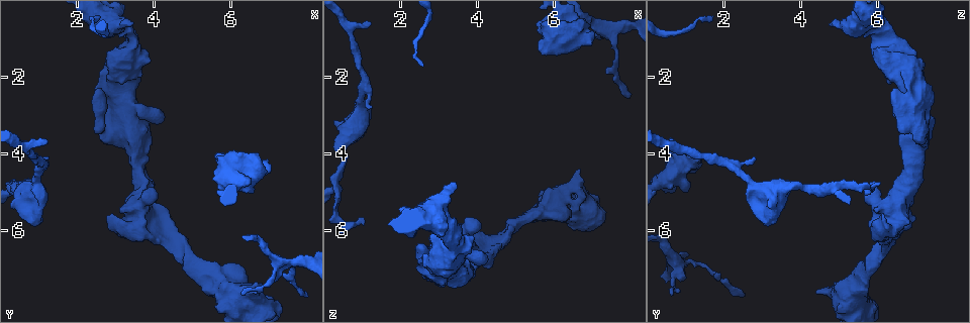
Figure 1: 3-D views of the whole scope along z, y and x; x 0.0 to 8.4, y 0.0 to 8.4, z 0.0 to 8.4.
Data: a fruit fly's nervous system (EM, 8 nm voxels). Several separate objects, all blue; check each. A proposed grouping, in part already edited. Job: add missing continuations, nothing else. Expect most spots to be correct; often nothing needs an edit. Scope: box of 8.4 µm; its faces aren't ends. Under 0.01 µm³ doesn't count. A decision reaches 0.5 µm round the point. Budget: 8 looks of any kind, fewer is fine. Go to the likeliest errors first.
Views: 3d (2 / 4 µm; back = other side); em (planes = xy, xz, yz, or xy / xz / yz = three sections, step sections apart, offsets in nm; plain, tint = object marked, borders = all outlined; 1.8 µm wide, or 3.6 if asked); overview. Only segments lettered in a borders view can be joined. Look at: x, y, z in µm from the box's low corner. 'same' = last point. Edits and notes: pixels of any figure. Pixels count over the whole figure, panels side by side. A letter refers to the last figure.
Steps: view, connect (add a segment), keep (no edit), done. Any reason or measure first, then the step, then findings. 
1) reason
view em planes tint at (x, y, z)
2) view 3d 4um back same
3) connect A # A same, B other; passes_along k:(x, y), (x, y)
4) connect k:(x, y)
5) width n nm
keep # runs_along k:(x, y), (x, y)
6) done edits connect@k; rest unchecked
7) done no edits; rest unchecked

an open end
view em planes borders at (1.30, 4.15, 2.75)

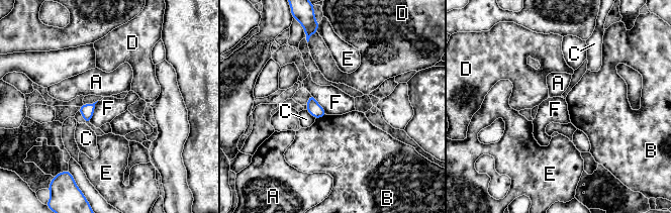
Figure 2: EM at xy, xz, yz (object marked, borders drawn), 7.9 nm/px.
width 100 nm
keep # A other, B other, C other, D other, E other, F other; border 2:(311, 94), (326, 114); no lettered segment goes on from it

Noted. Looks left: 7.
branch stops here
view em planes borders at (3.35, 0.65, 4.70)

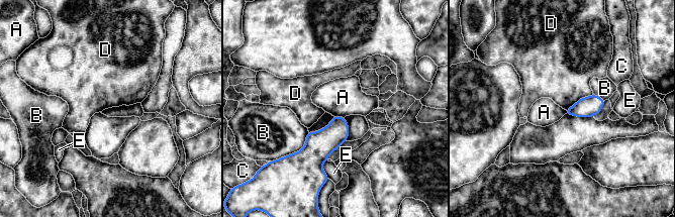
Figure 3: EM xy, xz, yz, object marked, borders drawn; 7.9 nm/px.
longest_contact B 300 nm
keep # A other, B other, C other, D other, E other; border 3:(333, 115), (344, 117); none of them fits

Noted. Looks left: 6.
sharp bend
view 3d 4um at (5.90, 4.25, 1.10)

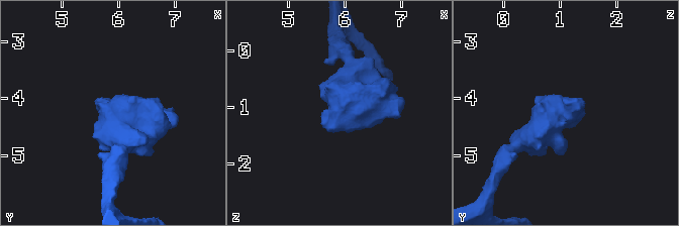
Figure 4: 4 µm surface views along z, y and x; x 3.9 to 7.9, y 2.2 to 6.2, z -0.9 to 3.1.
view em 3.6um xy step 16 plain at (5.85, 4.25, 1.10)

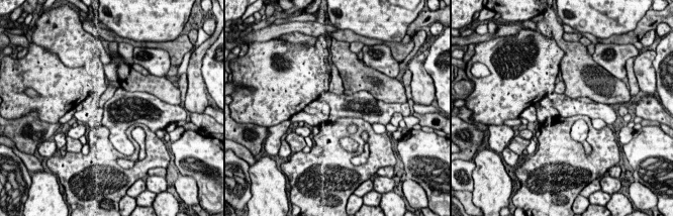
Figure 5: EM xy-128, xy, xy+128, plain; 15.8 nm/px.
view em 3.6um xy step 16 borders same

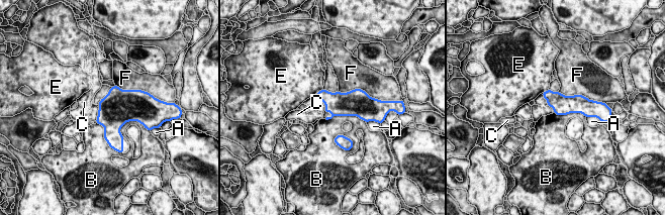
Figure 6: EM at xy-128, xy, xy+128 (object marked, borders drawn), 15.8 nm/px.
keep # A other, B other, C other, E other, F other; border 6:(323, 119), (358, 116), (364, 121); no lettered segment goes on from it

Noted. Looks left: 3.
done no edits; rest unchecked

